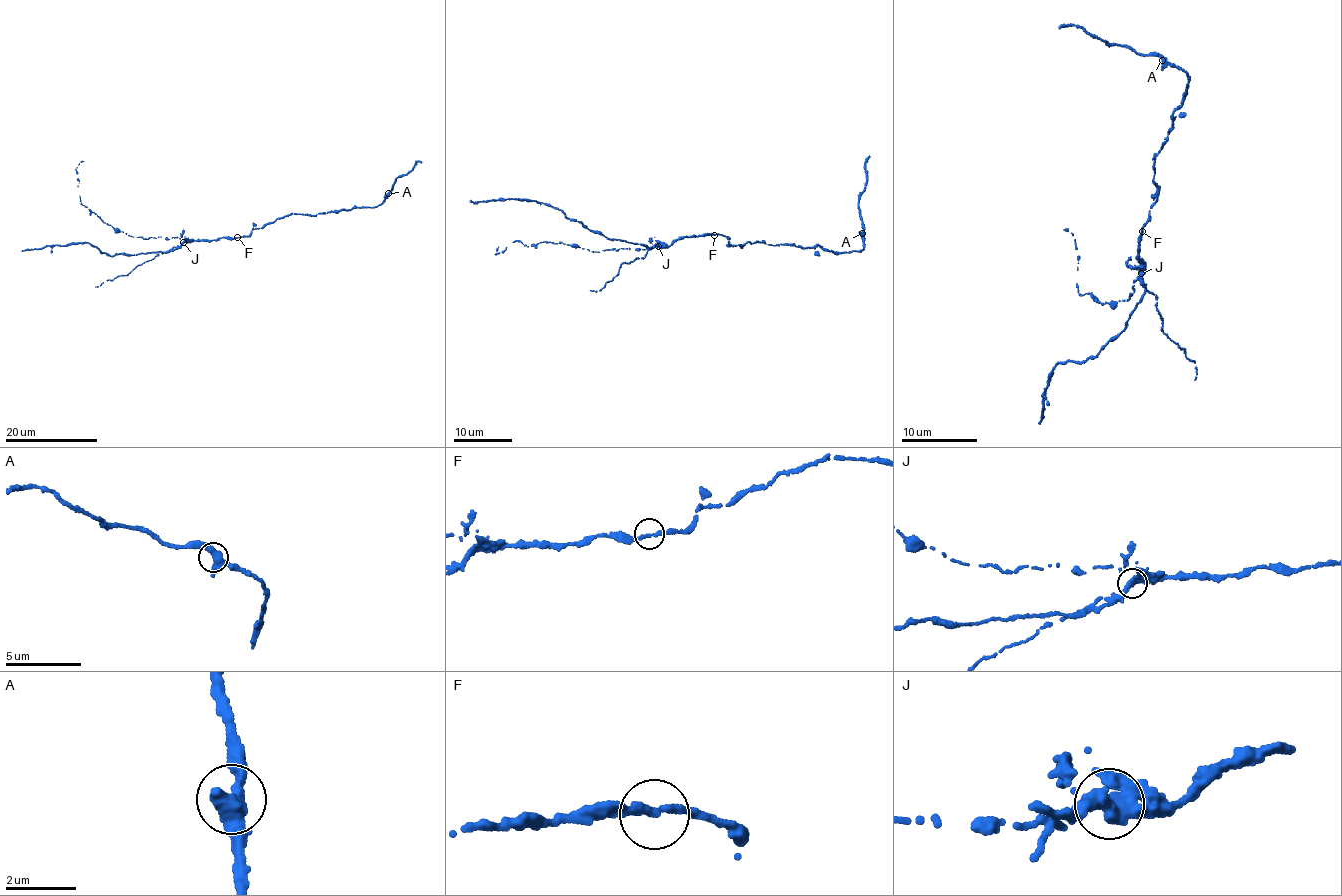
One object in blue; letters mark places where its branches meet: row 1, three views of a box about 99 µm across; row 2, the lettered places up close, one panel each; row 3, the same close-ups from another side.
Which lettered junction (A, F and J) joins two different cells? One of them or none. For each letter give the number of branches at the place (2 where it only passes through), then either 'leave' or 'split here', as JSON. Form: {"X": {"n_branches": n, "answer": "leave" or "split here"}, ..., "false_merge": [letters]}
{"A": {"n_branches": 3, "answer": "leave"}, "F": {"n_branches": 2, "answer": "leave"}, "J": {"n_branches": 2, "answer": "split here"}, "false_merge": ["J"]}

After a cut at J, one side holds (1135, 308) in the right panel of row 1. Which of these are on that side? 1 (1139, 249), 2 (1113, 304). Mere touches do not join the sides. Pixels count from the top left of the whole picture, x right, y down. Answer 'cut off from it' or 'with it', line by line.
1: with it
2: cut off from it

